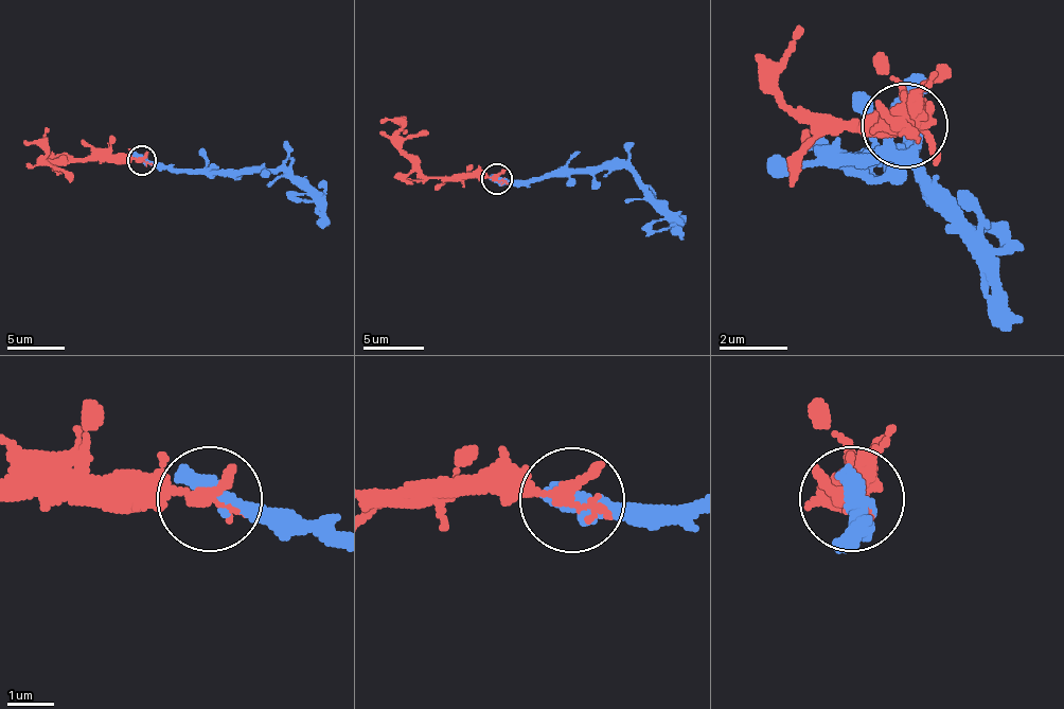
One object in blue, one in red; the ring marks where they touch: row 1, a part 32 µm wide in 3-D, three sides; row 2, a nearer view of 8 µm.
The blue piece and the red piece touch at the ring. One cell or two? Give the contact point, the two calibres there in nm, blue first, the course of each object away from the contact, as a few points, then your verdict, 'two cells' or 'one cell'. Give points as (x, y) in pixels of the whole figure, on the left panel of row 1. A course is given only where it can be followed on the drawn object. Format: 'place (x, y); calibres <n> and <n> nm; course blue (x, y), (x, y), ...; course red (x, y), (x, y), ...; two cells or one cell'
place (141, 160); calibres 480 and 320 nm; course blue (141, 158), (175, 170), (283, 170), (317, 204), (317, 213), (330, 224); course red (141, 161), (49, 161), (37, 144), (23, 141); one cell

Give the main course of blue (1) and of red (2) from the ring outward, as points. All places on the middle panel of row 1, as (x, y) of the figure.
1: (496, 179), (625, 167), (684, 238)
2: (496, 179), (426, 176), (403, 149), (401, 125), (395, 119), (380, 122)

